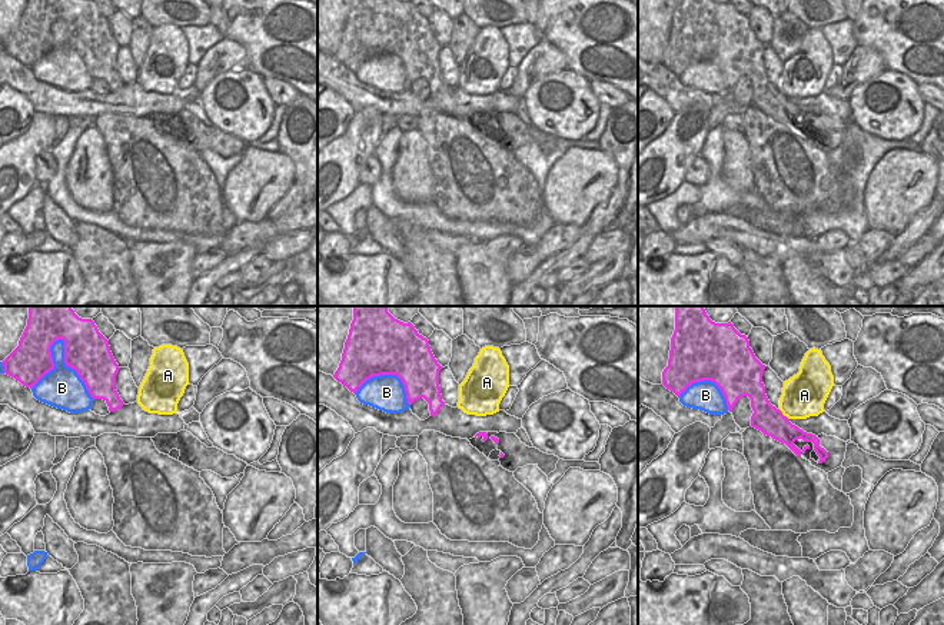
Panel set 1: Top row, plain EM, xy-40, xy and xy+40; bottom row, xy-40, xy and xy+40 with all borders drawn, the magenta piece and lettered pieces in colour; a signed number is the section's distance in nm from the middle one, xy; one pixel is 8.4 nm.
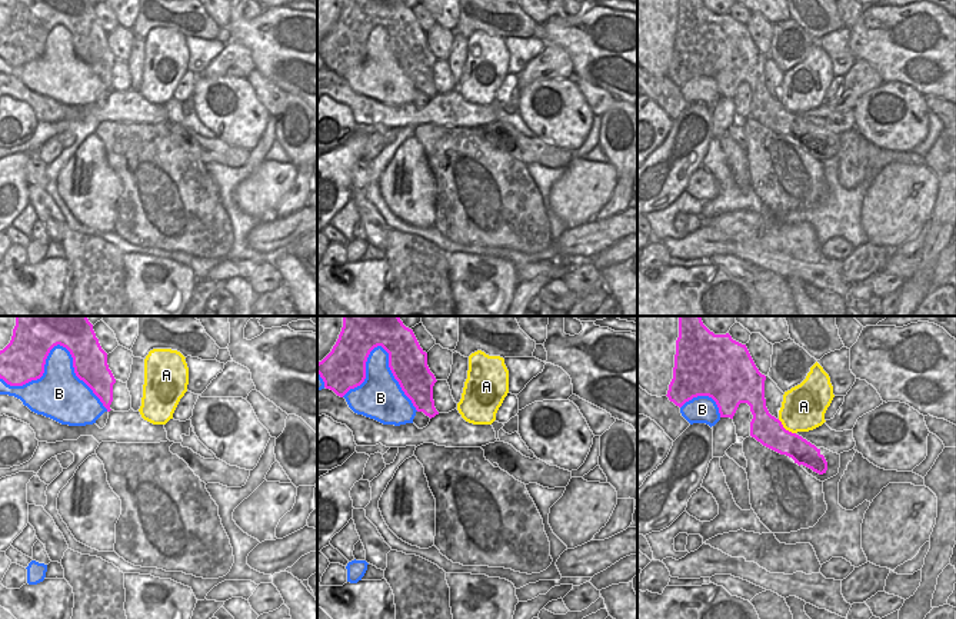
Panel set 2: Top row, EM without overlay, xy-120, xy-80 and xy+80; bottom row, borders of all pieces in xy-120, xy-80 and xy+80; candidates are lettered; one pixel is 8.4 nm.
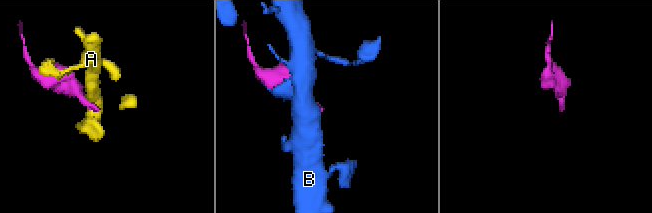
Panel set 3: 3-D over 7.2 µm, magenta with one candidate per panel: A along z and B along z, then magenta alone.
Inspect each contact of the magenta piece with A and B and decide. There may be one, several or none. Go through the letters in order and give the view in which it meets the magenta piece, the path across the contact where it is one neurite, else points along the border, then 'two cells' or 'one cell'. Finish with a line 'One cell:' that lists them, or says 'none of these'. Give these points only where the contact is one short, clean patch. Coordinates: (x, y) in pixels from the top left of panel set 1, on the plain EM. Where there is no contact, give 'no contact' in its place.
A: meets magenta in xy+40; border along xy+40 (778, 89), (788, 99); two cells
B: meets magenta in xy-40; two cells
One cell: none of these

